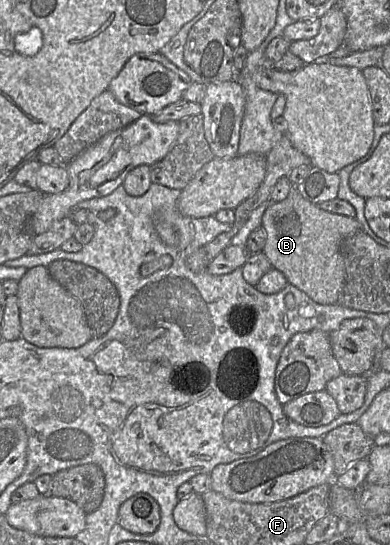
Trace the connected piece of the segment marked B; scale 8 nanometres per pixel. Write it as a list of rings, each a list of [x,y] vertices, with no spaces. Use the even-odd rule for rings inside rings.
[[[292,185],[286,199],[281,202],[269,203],[262,217],[261,228],[266,234],[262,252],[272,267],[285,275],[288,283],[306,293],[316,303],[337,303],[345,284],[345,259],[341,245],[345,238],[362,229],[362,225],[356,217],[325,211],[318,205],[306,200]]]

